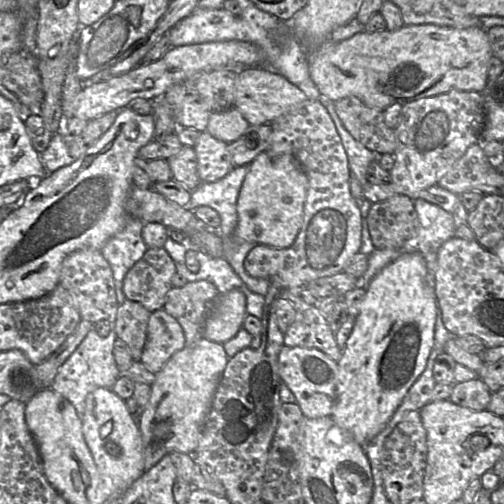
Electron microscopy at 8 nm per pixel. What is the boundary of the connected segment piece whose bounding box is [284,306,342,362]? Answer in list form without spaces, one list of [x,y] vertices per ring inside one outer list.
[[[317,306],[296,312],[295,320],[284,334],[284,345],[318,349],[335,362],[342,357],[342,350],[337,345],[335,334]]]

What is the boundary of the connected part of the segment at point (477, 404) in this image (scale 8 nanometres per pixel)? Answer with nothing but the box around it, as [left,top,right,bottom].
[449,379,492,410]

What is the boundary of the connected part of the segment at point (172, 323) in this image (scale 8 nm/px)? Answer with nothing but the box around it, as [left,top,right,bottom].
[140,309,185,374]

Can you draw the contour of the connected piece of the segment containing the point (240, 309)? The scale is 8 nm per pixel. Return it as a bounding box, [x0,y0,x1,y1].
[203,289,246,344]

